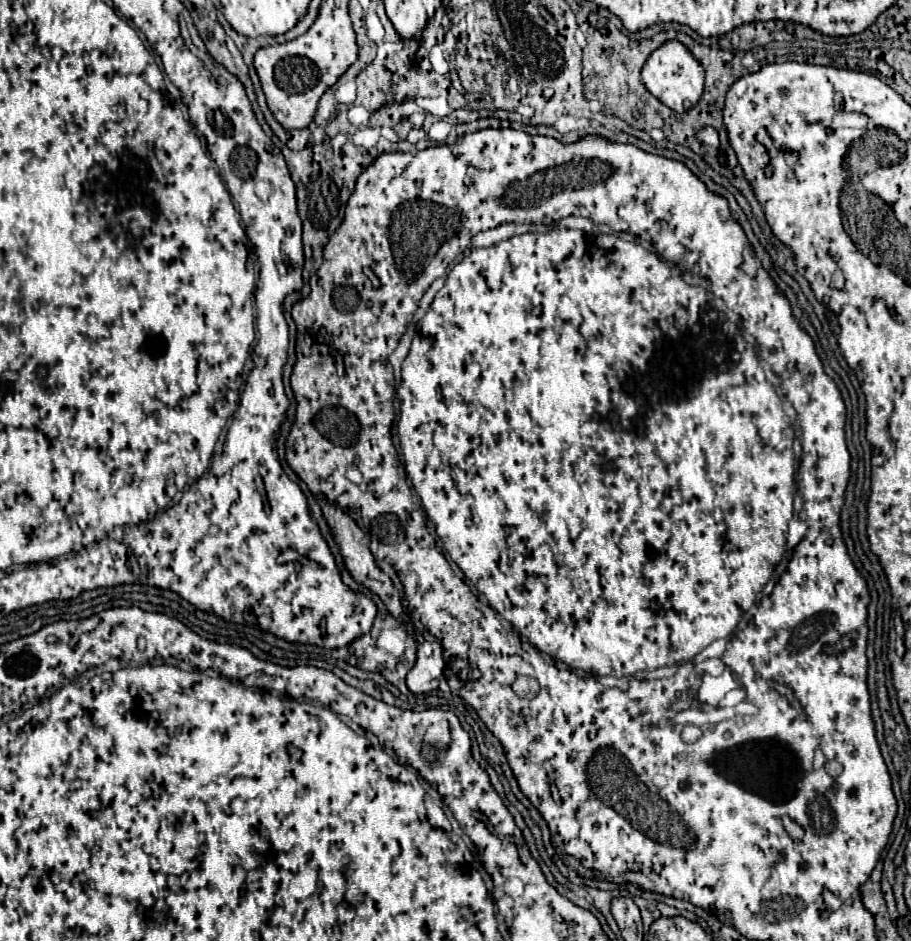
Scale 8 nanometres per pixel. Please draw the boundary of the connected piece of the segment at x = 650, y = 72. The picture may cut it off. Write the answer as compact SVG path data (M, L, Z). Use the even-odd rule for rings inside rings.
M666 41L660 49L656 49L642 69L642 79L646 89L672 111L676 111L674 107L678 103L682 105L682 111L684 105L686 109L692 109L704 91L704 67L698 65L698 61L690 55L690 51L680 41Z

